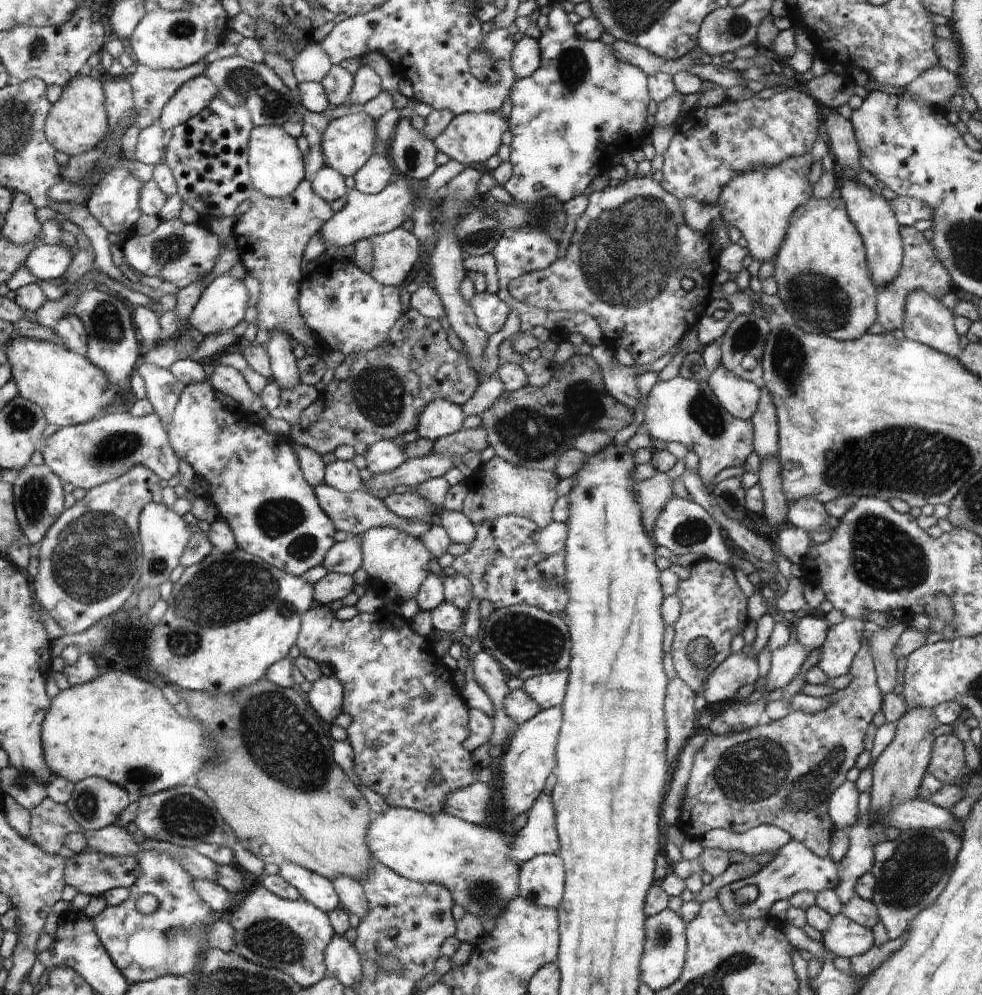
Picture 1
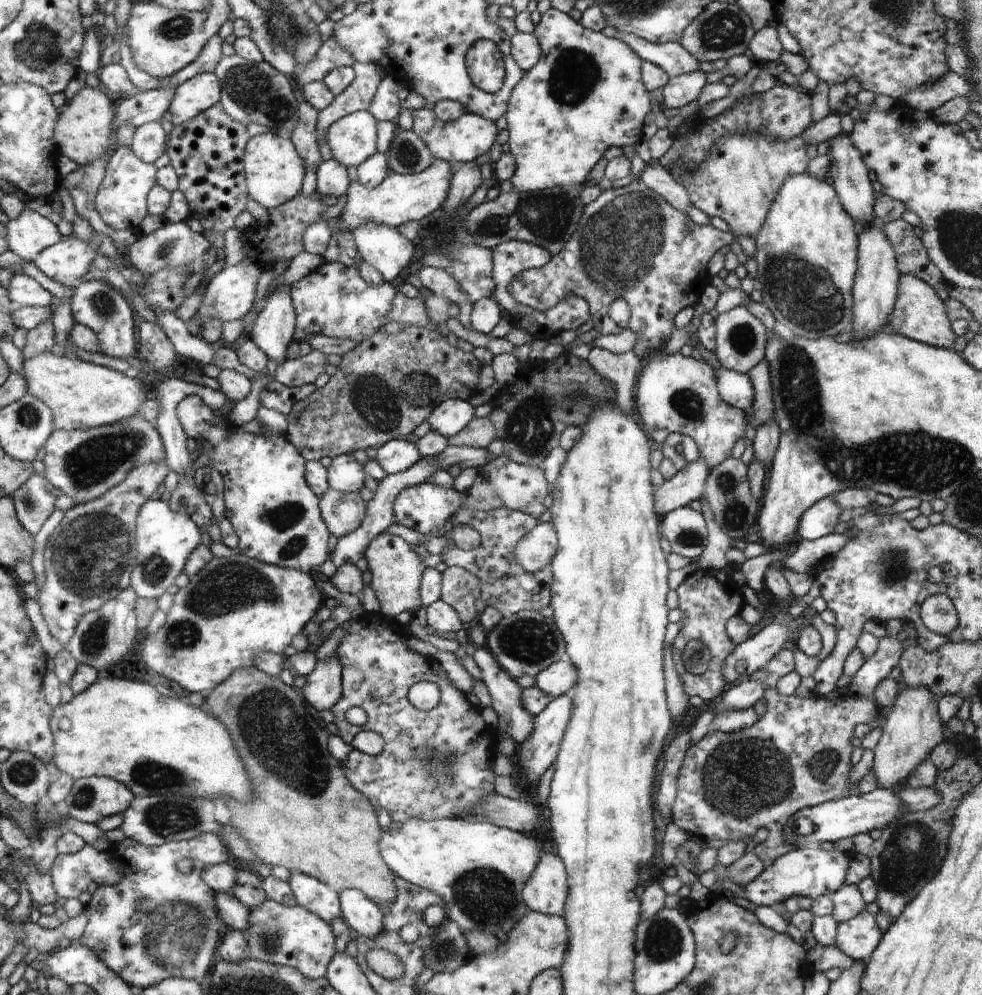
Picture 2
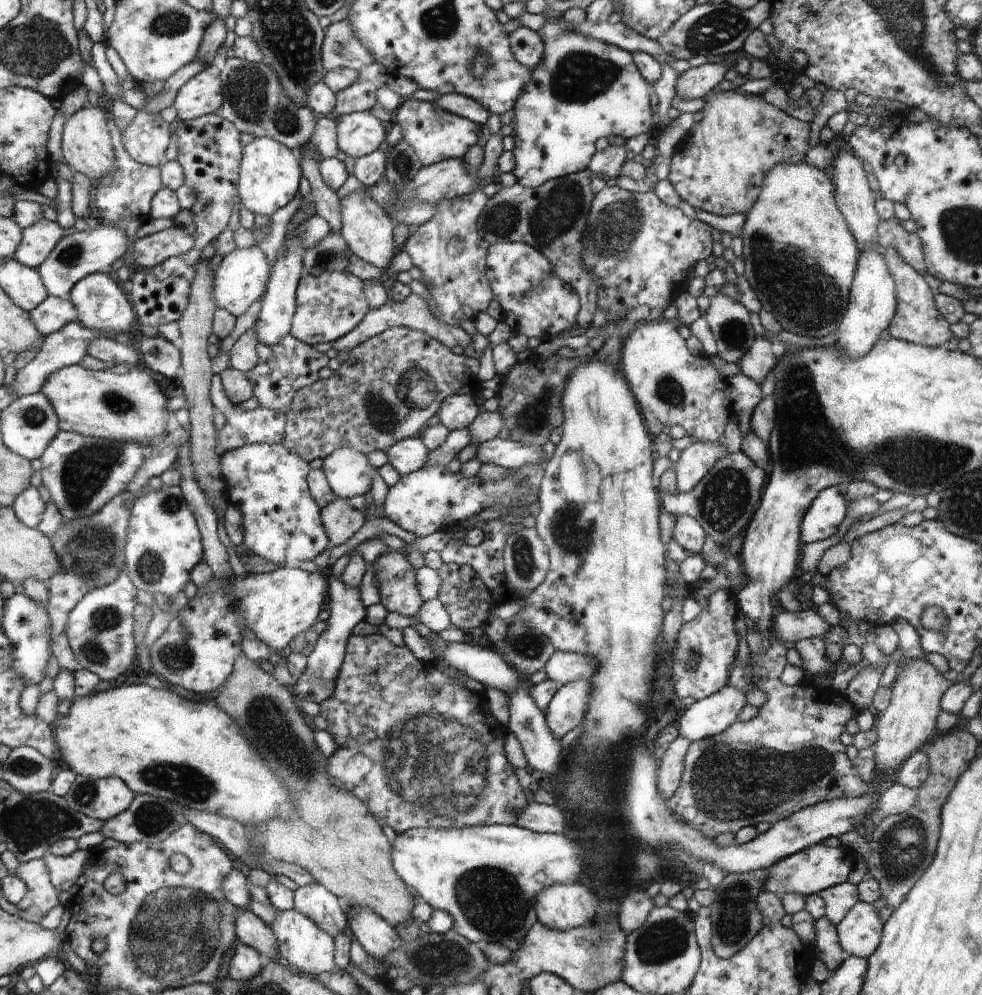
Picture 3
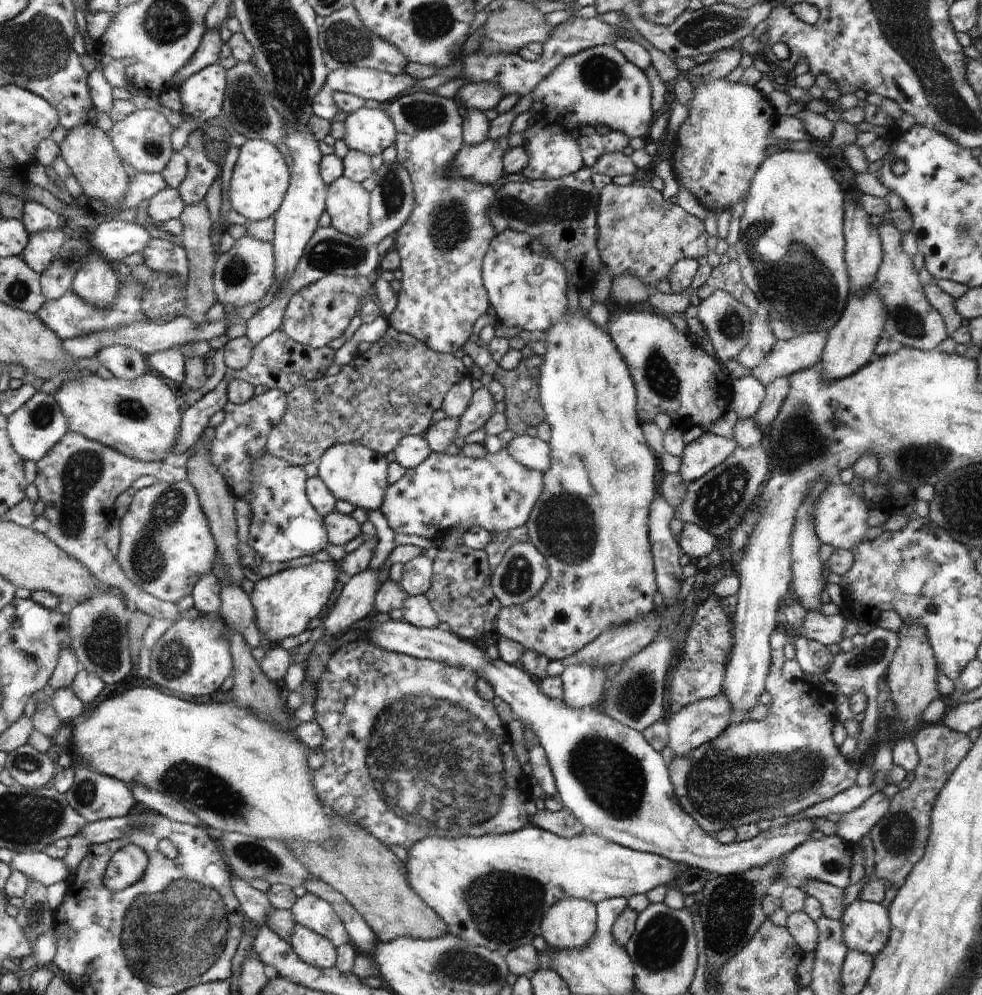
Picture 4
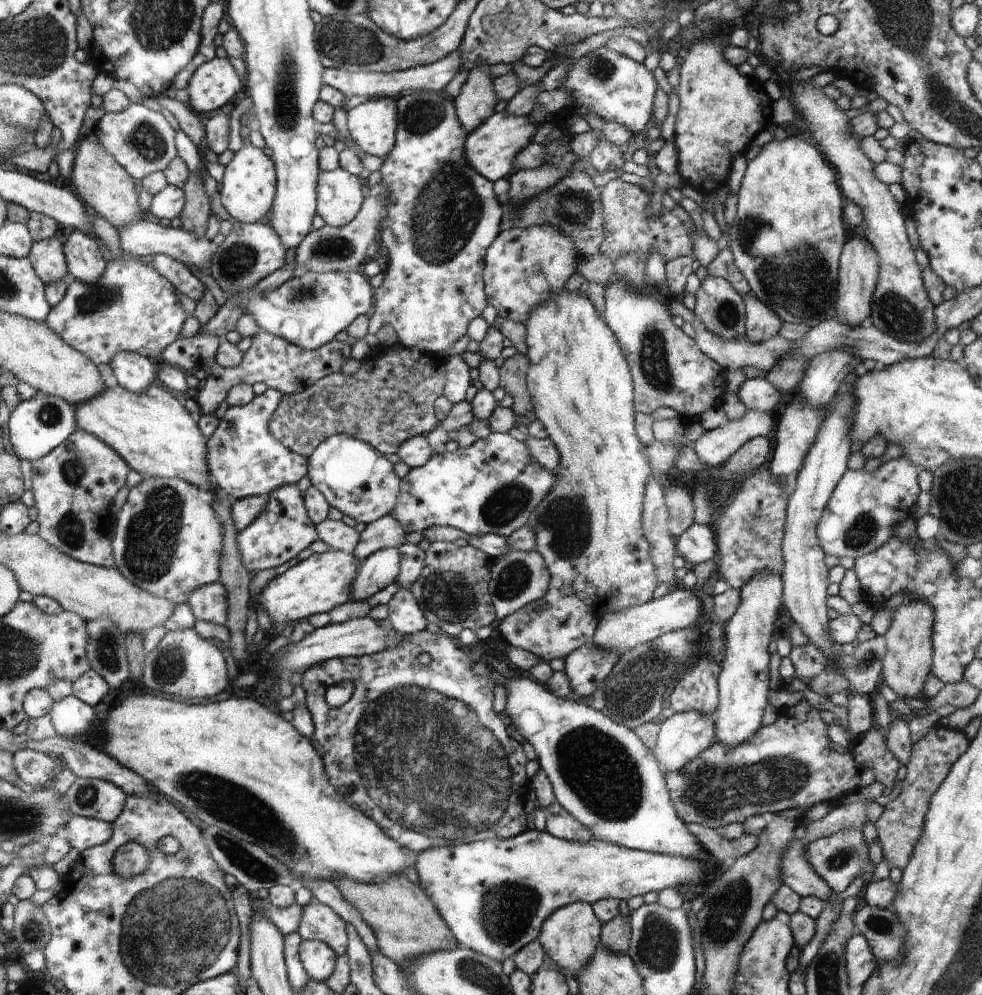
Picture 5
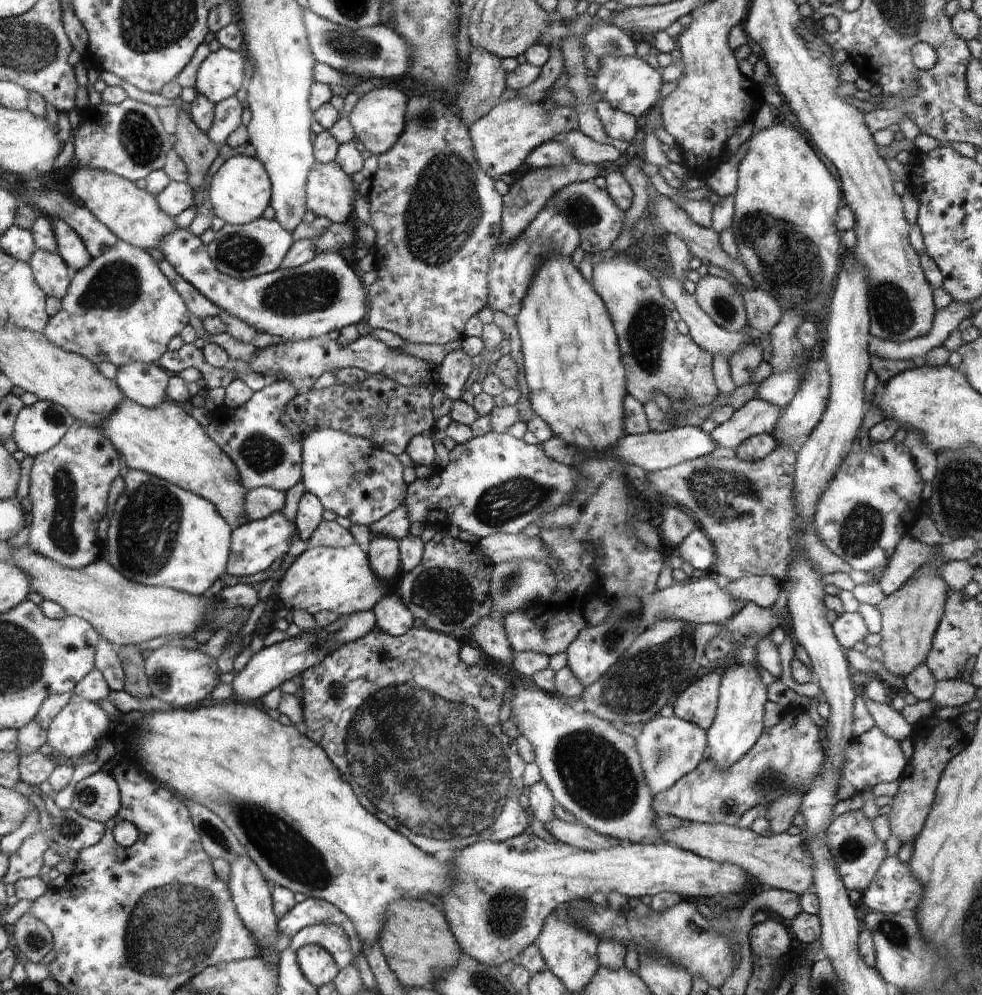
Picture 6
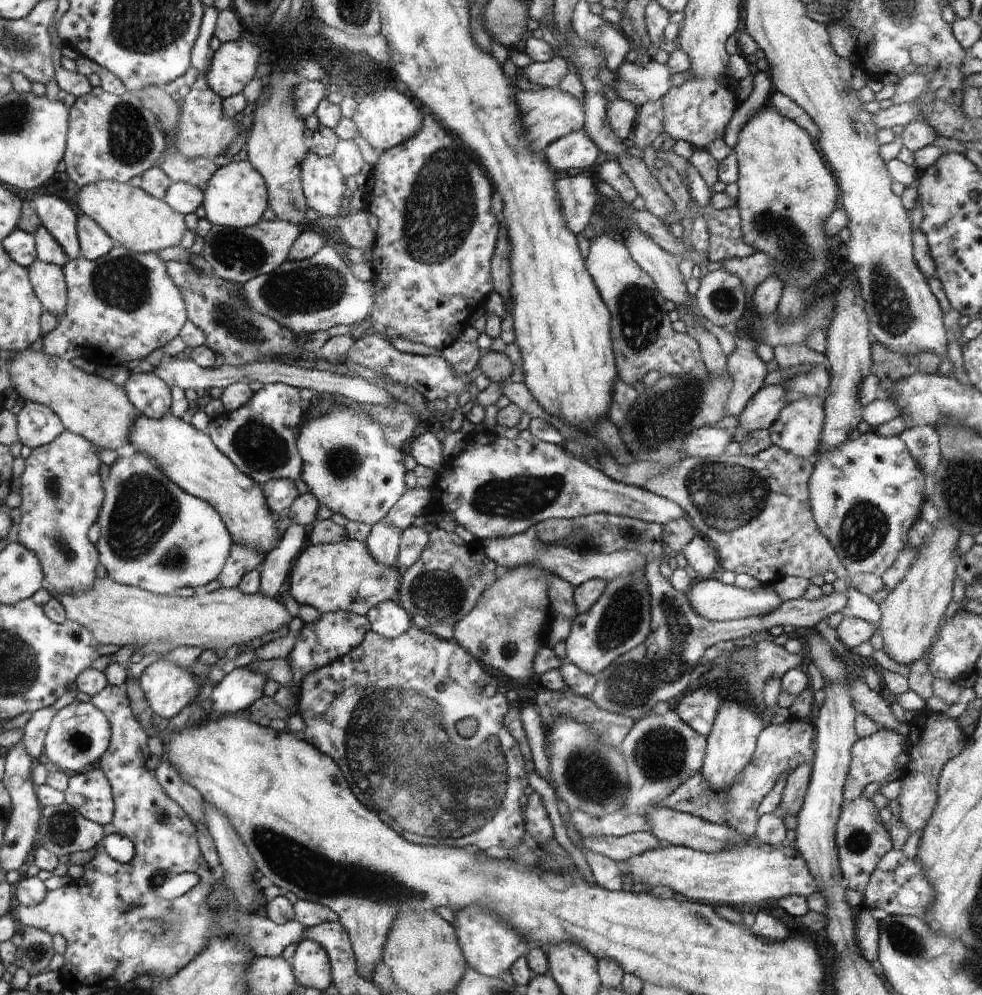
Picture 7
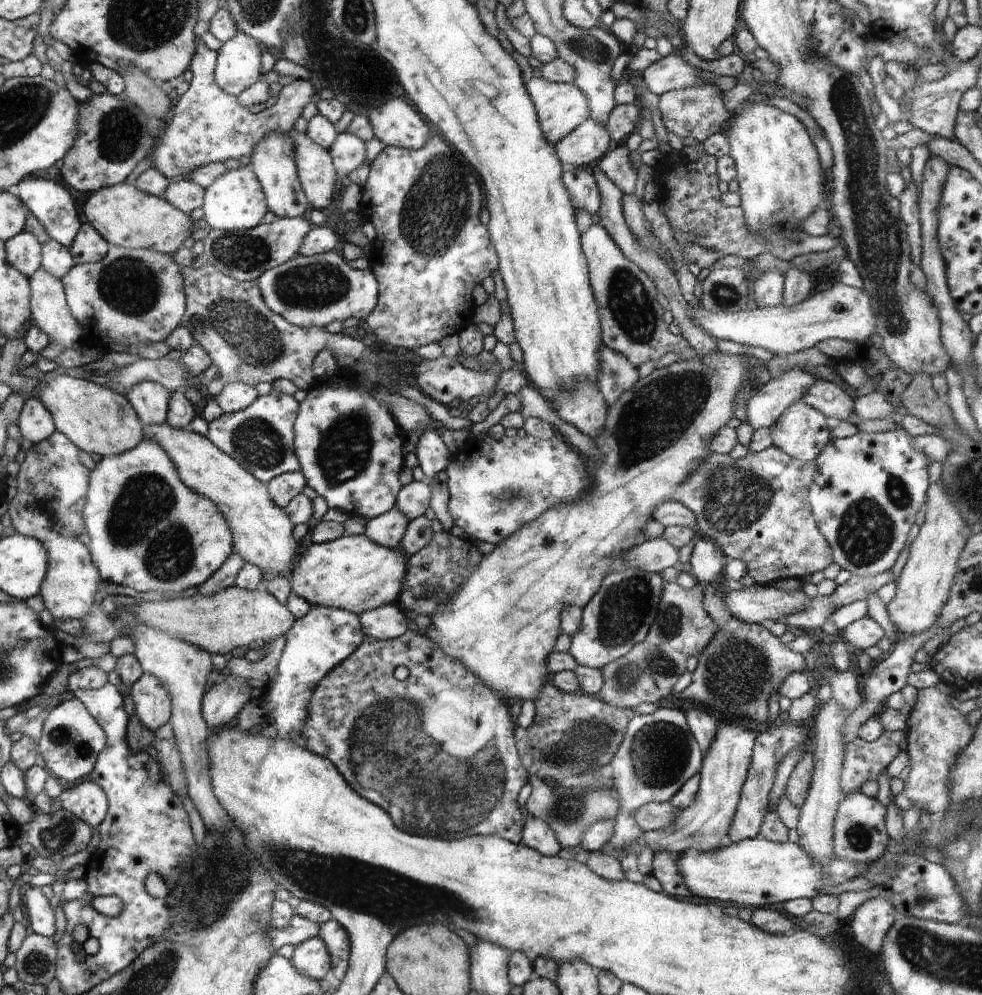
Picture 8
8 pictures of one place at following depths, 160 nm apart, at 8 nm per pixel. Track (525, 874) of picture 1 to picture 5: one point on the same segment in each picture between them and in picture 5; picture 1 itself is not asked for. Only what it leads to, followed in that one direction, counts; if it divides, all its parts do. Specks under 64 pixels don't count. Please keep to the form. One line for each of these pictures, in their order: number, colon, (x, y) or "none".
2: (547, 891)
3: (570, 904)
4: (569, 924)
5: (570, 937)

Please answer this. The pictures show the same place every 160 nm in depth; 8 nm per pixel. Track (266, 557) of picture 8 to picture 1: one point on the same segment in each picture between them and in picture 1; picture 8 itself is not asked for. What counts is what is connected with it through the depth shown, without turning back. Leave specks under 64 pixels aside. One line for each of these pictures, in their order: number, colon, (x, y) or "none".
1: (70, 389)
2: (81, 394)
3: (129, 407)
4: (140, 418)
5: (151, 431)
6: (162, 440)
7: (191, 459)

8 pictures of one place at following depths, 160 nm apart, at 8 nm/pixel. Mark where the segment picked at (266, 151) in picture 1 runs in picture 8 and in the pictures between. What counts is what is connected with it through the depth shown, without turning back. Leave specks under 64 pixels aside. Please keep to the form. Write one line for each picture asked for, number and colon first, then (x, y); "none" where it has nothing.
2: (275, 170)
3: (272, 174)
4: (260, 181)
5: (249, 184)
6: (240, 190)
7: (235, 196)
8: (234, 201)

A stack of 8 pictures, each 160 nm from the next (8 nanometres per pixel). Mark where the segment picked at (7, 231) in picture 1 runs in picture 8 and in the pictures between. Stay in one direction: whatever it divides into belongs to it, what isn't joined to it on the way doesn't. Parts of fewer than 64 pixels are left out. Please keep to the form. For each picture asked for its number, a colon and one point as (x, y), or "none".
2: (29, 233)
3: (39, 240)
4: (43, 248)
5: (47, 255)
6: (52, 273)
7: (49, 280)
8: (49, 310)

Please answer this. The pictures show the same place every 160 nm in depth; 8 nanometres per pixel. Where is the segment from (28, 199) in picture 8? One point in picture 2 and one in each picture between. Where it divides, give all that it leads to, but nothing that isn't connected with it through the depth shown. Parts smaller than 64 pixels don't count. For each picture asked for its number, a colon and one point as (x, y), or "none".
2: (96, 305)
3: (102, 305)
4: (95, 283)
5: (85, 263)
6: (70, 246)
7: (57, 217)

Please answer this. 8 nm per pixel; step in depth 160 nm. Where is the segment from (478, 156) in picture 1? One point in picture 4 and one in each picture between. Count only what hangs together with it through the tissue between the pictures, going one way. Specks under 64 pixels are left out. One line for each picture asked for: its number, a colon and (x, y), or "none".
2: (462, 140)
3: (434, 134)
4: (442, 244)

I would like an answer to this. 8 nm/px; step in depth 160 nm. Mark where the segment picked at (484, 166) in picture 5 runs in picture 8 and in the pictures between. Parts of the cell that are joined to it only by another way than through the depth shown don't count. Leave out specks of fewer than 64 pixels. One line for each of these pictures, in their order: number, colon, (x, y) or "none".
6: (503, 138)
7: (549, 114)
8: (561, 107)

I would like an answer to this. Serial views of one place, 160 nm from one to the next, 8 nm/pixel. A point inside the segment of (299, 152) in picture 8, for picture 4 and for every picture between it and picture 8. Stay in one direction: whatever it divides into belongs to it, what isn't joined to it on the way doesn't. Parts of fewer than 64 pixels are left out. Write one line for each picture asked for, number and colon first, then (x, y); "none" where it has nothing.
4: (348, 204)
5: (339, 194)
6: (329, 191)
7: (323, 182)

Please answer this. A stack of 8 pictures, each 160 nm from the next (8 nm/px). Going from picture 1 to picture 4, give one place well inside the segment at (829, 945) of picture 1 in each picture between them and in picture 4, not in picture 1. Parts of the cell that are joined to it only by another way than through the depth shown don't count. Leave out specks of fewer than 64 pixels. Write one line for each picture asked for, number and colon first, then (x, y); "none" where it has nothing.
2: (858, 937)
3: (860, 931)
4: (866, 927)

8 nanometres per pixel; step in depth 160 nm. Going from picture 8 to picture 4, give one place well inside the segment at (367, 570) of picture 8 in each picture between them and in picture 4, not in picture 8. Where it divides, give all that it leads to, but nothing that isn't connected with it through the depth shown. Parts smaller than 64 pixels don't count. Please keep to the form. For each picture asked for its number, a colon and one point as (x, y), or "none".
4: (284, 602)
5: (323, 581)
6: (337, 579)
7: (344, 576)

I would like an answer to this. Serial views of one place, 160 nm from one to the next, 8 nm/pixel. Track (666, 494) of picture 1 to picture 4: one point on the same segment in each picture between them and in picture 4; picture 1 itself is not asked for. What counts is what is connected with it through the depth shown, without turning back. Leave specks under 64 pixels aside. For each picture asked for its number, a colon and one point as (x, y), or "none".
2: (688, 484)
3: (695, 461)
4: (709, 450)

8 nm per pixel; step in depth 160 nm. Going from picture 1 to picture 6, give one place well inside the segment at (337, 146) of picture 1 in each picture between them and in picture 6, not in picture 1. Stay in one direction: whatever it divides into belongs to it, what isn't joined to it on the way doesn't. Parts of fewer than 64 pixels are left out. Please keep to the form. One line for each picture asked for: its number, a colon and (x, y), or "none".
2: (352, 139)
3: (359, 133)
4: (371, 131)
5: (372, 125)
6: (378, 119)

